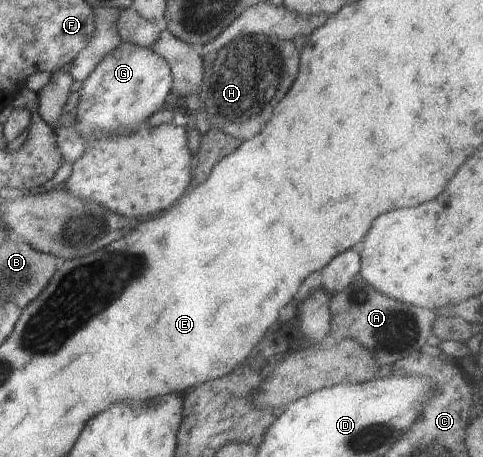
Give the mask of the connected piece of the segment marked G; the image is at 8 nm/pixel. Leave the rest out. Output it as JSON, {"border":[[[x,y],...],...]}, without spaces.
{"border":[[[121,41],[82,82],[80,101],[74,109],[78,126],[61,126],[55,131],[56,146],[63,162],[74,164],[84,156],[85,140],[102,138],[108,132],[134,132],[140,122],[161,110],[166,96],[173,88],[170,65],[150,47],[144,48]]]}

